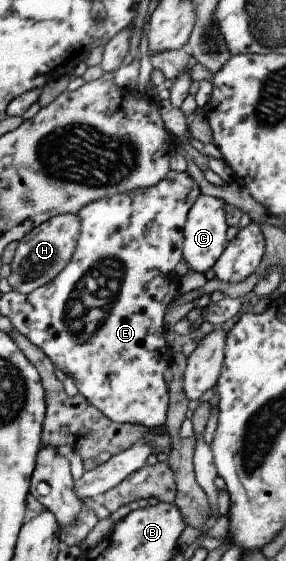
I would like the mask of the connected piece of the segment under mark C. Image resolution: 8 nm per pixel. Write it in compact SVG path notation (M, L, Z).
M200 194L188 210L182 230L182 257L188 270L203 274L213 267L214 262L225 248L228 241L224 238L227 228L224 222L224 204L217 197Z

